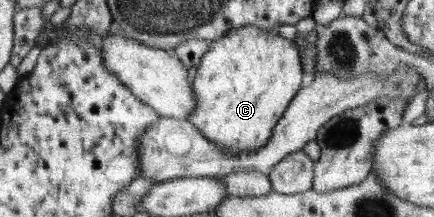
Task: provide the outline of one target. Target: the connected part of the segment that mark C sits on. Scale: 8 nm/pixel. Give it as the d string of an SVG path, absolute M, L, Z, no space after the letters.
M245 26L236 28L224 35L221 39L210 42L208 51L202 55L202 59L197 64L196 75L193 80L194 93L198 98L198 108L194 110L194 114L190 114L189 121L197 125L197 128L201 132L212 140L214 144L222 146L222 150L230 152L230 155L239 156L240 152L250 152L254 150L260 150L265 147L266 143L273 136L273 128L280 122L282 115L285 114L289 108L289 104L293 102L298 94L298 86L302 84L302 66L300 66L300 58L298 58L298 50L294 46L294 42L290 42L290 39L283 38L277 33L276 29L266 30L262 28L256 28L256 26Z

